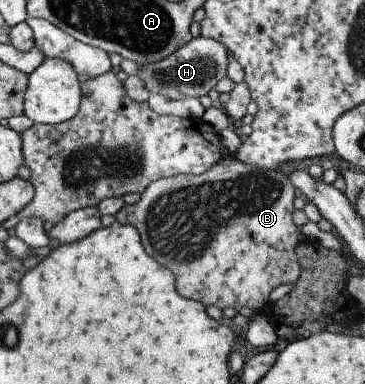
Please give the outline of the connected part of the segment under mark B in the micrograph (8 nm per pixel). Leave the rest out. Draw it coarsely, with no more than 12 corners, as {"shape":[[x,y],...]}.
{"shape":[[233,160],[113,216],[203,306],[299,278],[294,186]]}

